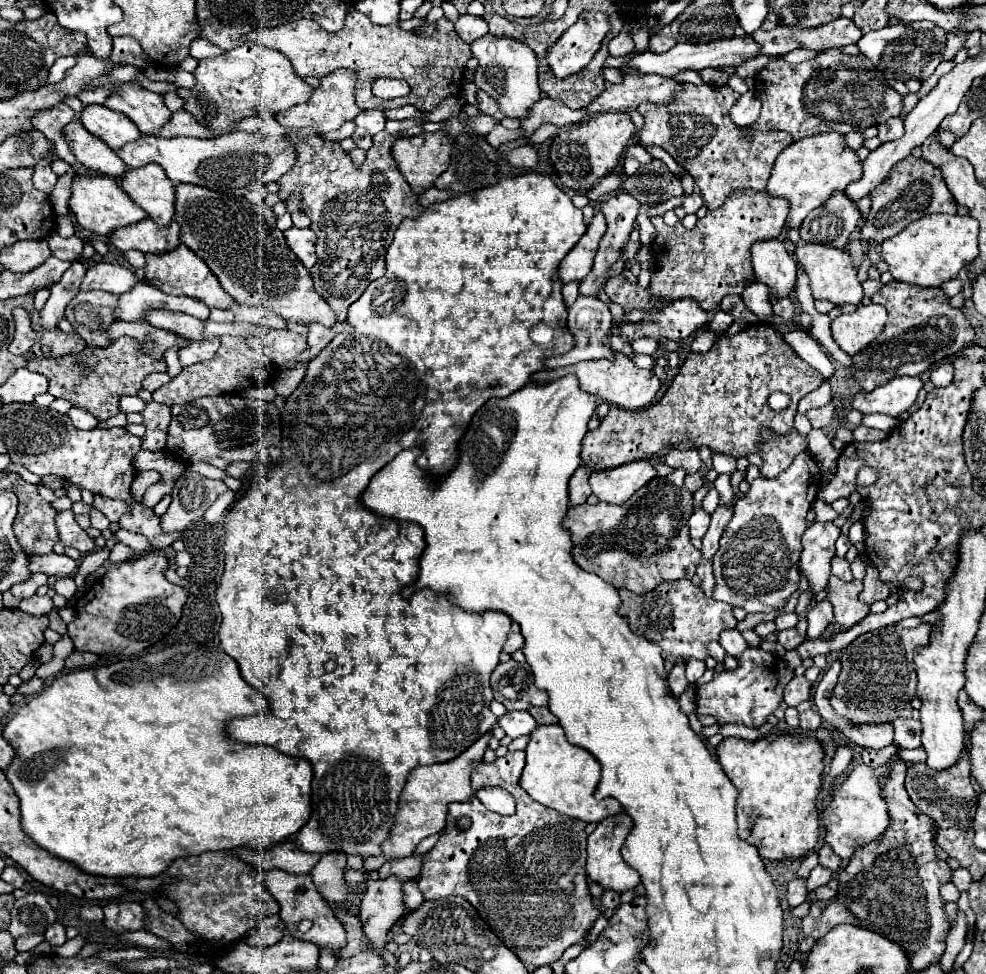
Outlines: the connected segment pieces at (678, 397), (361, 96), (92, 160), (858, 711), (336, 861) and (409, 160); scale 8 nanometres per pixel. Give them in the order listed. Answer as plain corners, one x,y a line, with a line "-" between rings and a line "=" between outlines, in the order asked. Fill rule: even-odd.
754,323
746,327
744,331
732,335
732,337
720,337
716,345
708,353
690,353
680,367
680,371
674,375
672,385
668,391
662,395
662,399
650,407
638,409
638,411
624,411
620,407
610,407
608,415
600,421
600,427
594,431
588,431
584,437
584,447
582,447
582,461
590,465
592,469
610,469
618,467
628,461
636,459
652,459
652,457
662,457
670,447
700,447
706,445
712,451
722,451
732,457
744,457
748,453
758,453
762,457
762,469
760,473
766,479
778,477
782,471
790,467
794,461
794,455
798,451
804,451
808,447
806,437
800,437
794,431
794,415
796,415
796,405
798,401
820,387
824,377
810,367
806,361
802,361
792,347
782,339
782,335
768,323
-
784,389
790,395
790,407
784,411
772,411
768,407
768,395
774,391
-
760,427
772,427
780,437
760,443
758,441
758,431
=
350,9
346,25
338,33
324,31
320,29
318,23
300,19
282,27
254,31
250,39
284,53
300,77
312,75
312,77
322,79
328,73
342,67
354,69
358,73
356,105
360,109
380,109
380,111
402,107
406,103
418,107
420,111
436,109
438,103
442,103
444,99
458,95
458,87
464,79
466,61
472,57
470,45
466,45
456,35
454,23
448,21
446,17
442,17
436,23
434,33
430,25
424,29
424,35
420,37
420,35
412,35
412,31
402,31
398,27
372,25
370,19
356,9
-
378,77
404,79
410,85
410,95
404,99
394,99
394,101
378,99
370,89
=
72,121
66,125
66,139
70,141
74,155
84,167
114,179
122,179
126,175
128,165
96,135
90,135
80,121
=
920,623
914,629
890,625
860,635
840,655
842,671
830,695
832,709
854,725
892,723
898,717
910,717
910,701
916,695
918,683
914,655
920,647
930,645
930,631
930,623
=
322,855
310,873
324,899
336,905
338,909
350,909
346,903
348,883
344,879
344,869
346,855
=
444,131
402,137
392,147
394,163
416,195
432,187
436,177
446,171
450,165
450,151
452,141

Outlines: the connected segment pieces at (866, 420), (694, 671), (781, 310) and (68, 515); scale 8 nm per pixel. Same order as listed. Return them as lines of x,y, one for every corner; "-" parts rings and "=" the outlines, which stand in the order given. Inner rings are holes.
864,415
861,422
866,427
876,427
876,429
882,429
882,431
891,431
898,423
897,418
886,417
886,415
=
692,659
692,661
686,663
686,679
688,679
690,683
694,683
698,677
702,677
704,671
706,671
704,661
696,661
696,659
=
770,293
770,301
774,305
774,313
792,321
794,315
796,315
796,309
794,309
794,303
788,299
788,297
776,297
774,293
=
60,511
56,515
56,527
58,527
58,533
60,533
60,541
66,547
76,547
80,553
88,553
88,551
94,549
94,541
76,523
72,511

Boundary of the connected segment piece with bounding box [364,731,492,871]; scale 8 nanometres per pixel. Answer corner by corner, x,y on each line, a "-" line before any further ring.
492,731
482,735
472,747
468,747
462,755
458,755
452,761
440,763
440,765
428,765
428,767
418,767
410,773
410,779
402,791
400,799
400,809
396,815
396,823
390,831
390,839
382,843
382,859
366,859
364,869
366,871
378,871
384,861
394,859
394,857
408,857
414,853
414,847
428,835
434,835
444,829
446,825
446,815
448,815
448,803
452,801
466,801
474,795
470,787
470,775
478,767
478,763
484,757
484,751
488,749
488,743
492,739

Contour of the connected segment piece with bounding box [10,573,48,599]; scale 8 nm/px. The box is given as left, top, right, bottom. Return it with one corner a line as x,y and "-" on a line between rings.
34,573
28,581
16,583
10,591
12,591
12,595
18,597
18,599
28,599
28,597
32,597
32,595
36,593
36,589
38,589
40,585
46,585
46,579
48,579
48,575
44,575
44,573

